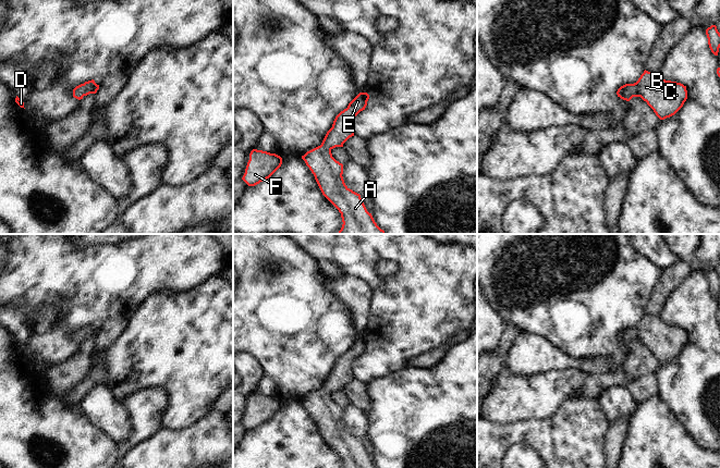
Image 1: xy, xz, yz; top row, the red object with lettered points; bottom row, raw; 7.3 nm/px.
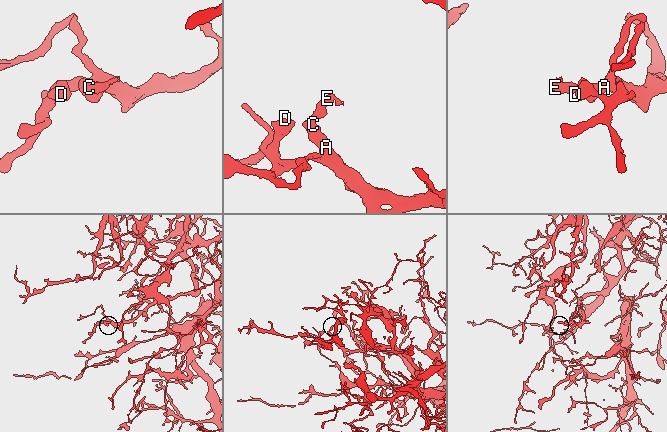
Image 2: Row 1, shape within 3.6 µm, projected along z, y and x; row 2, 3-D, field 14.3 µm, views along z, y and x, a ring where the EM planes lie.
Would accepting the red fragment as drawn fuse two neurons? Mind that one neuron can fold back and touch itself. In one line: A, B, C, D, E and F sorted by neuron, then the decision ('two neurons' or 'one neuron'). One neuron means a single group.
A B C D E F | one neuron

